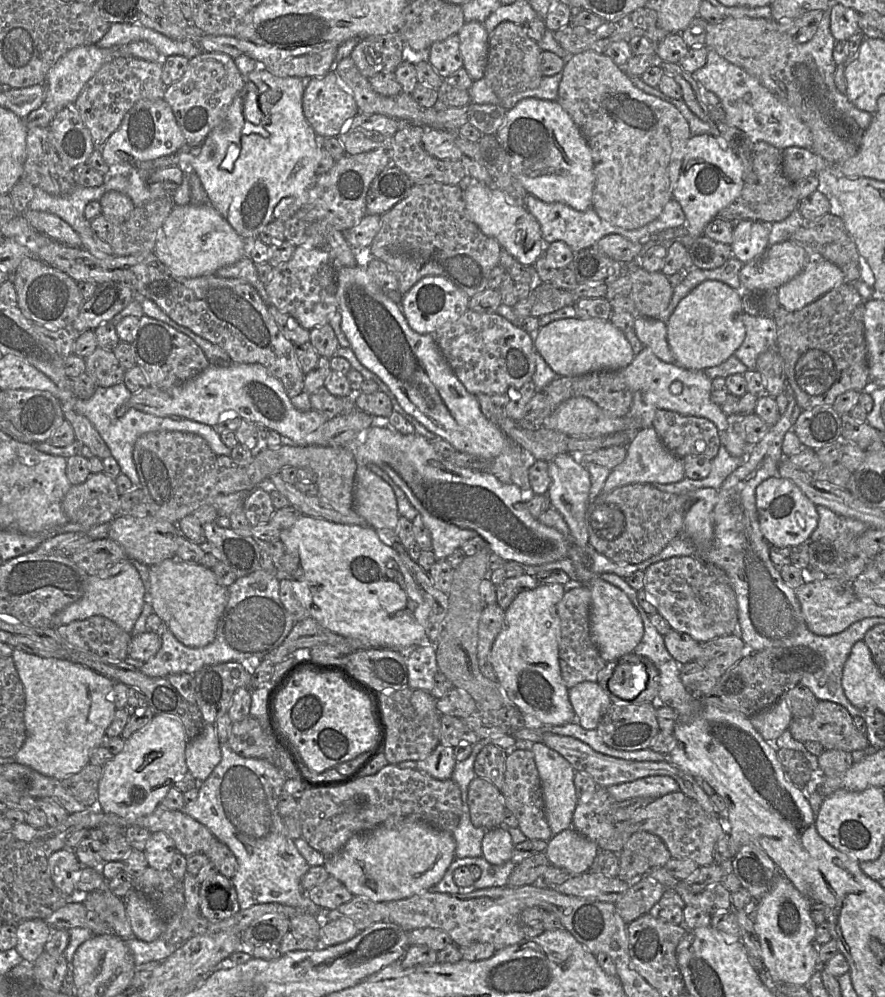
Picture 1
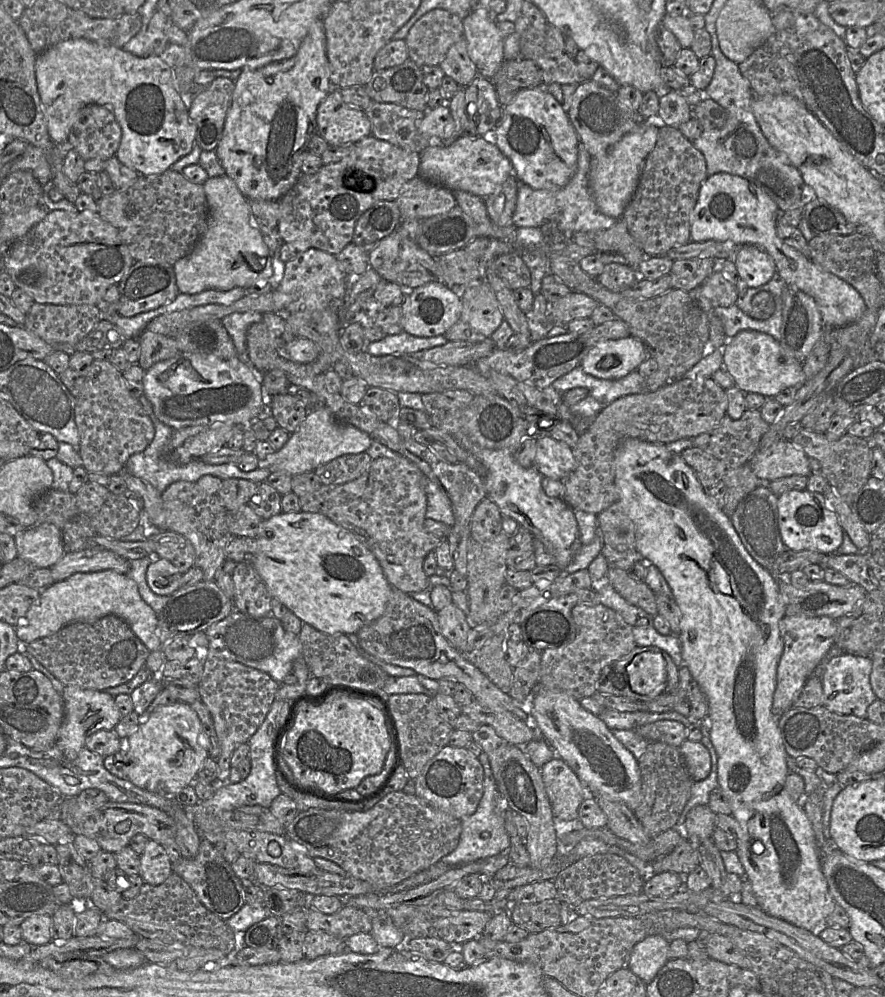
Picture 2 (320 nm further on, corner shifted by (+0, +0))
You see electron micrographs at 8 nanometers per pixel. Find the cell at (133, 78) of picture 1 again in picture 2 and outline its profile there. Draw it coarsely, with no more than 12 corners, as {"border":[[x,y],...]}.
{"border":[[89,104],[67,140],[84,160],[108,160],[121,136],[114,114]]}

